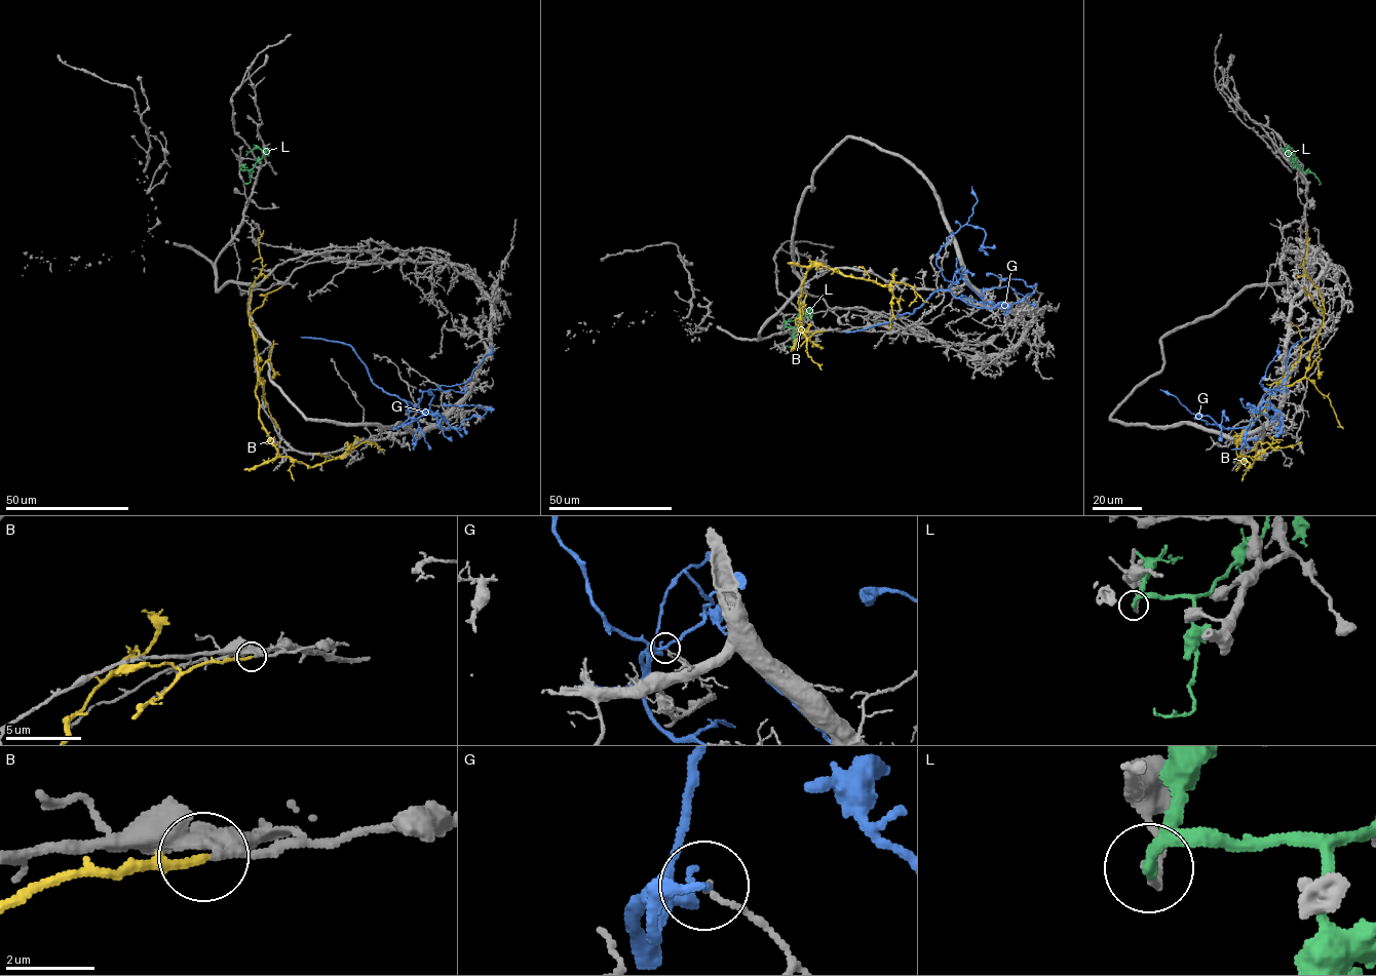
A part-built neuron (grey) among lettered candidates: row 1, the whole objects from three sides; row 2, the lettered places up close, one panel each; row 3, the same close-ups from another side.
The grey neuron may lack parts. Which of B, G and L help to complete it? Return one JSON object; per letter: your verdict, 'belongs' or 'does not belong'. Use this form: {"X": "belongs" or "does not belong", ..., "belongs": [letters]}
{"B": "does not belong", "G": "does not belong", "L": "does not belong", "belongs": []}

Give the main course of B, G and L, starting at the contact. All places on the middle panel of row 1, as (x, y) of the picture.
B: (825, 330), (793, 350), (802, 333), (802, 282), (819, 263), (886, 286), (910, 284), (928, 303)
G: (954, 283), (950, 289), (953, 296), (968, 304), (987, 308), (1019, 302), (1034, 291), (1023, 280), (986, 274)
L: (784, 328), (793, 327), (807, 312), (790, 320)

